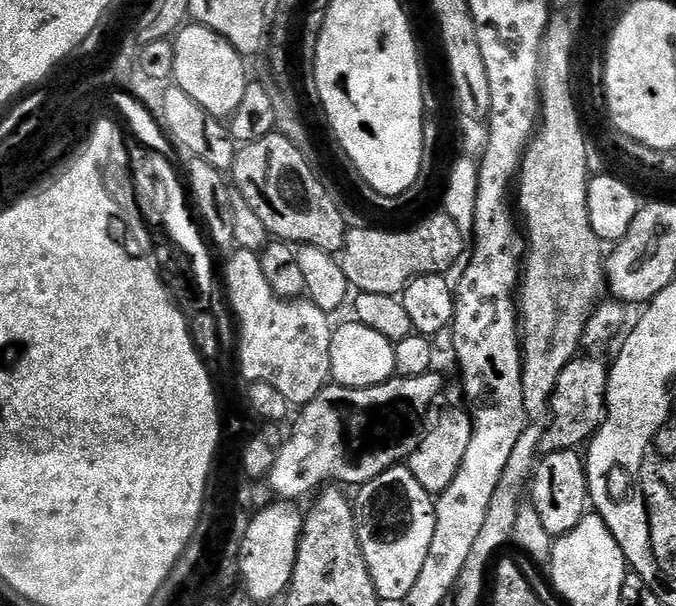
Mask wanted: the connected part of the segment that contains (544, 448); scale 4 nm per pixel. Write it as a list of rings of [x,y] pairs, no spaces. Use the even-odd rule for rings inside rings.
[[[577,355],[576,359],[571,360],[566,366],[566,370],[562,370],[558,378],[558,386],[554,386],[546,431],[540,439],[541,453],[570,452],[587,445],[596,435],[596,429],[600,427],[600,421],[604,419],[606,411],[610,371],[609,365],[603,364],[596,356],[599,355]]]

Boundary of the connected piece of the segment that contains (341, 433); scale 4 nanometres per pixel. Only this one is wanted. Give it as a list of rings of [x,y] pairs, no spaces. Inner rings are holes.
[[[438,372],[400,376],[369,388],[344,388],[329,383],[318,398],[299,409],[300,417],[292,428],[292,436],[290,432],[280,446],[278,458],[266,477],[266,484],[276,495],[273,497],[300,502],[303,496],[311,497],[329,482],[336,486],[359,486],[397,467],[409,455],[410,441],[418,425],[444,388]]]

